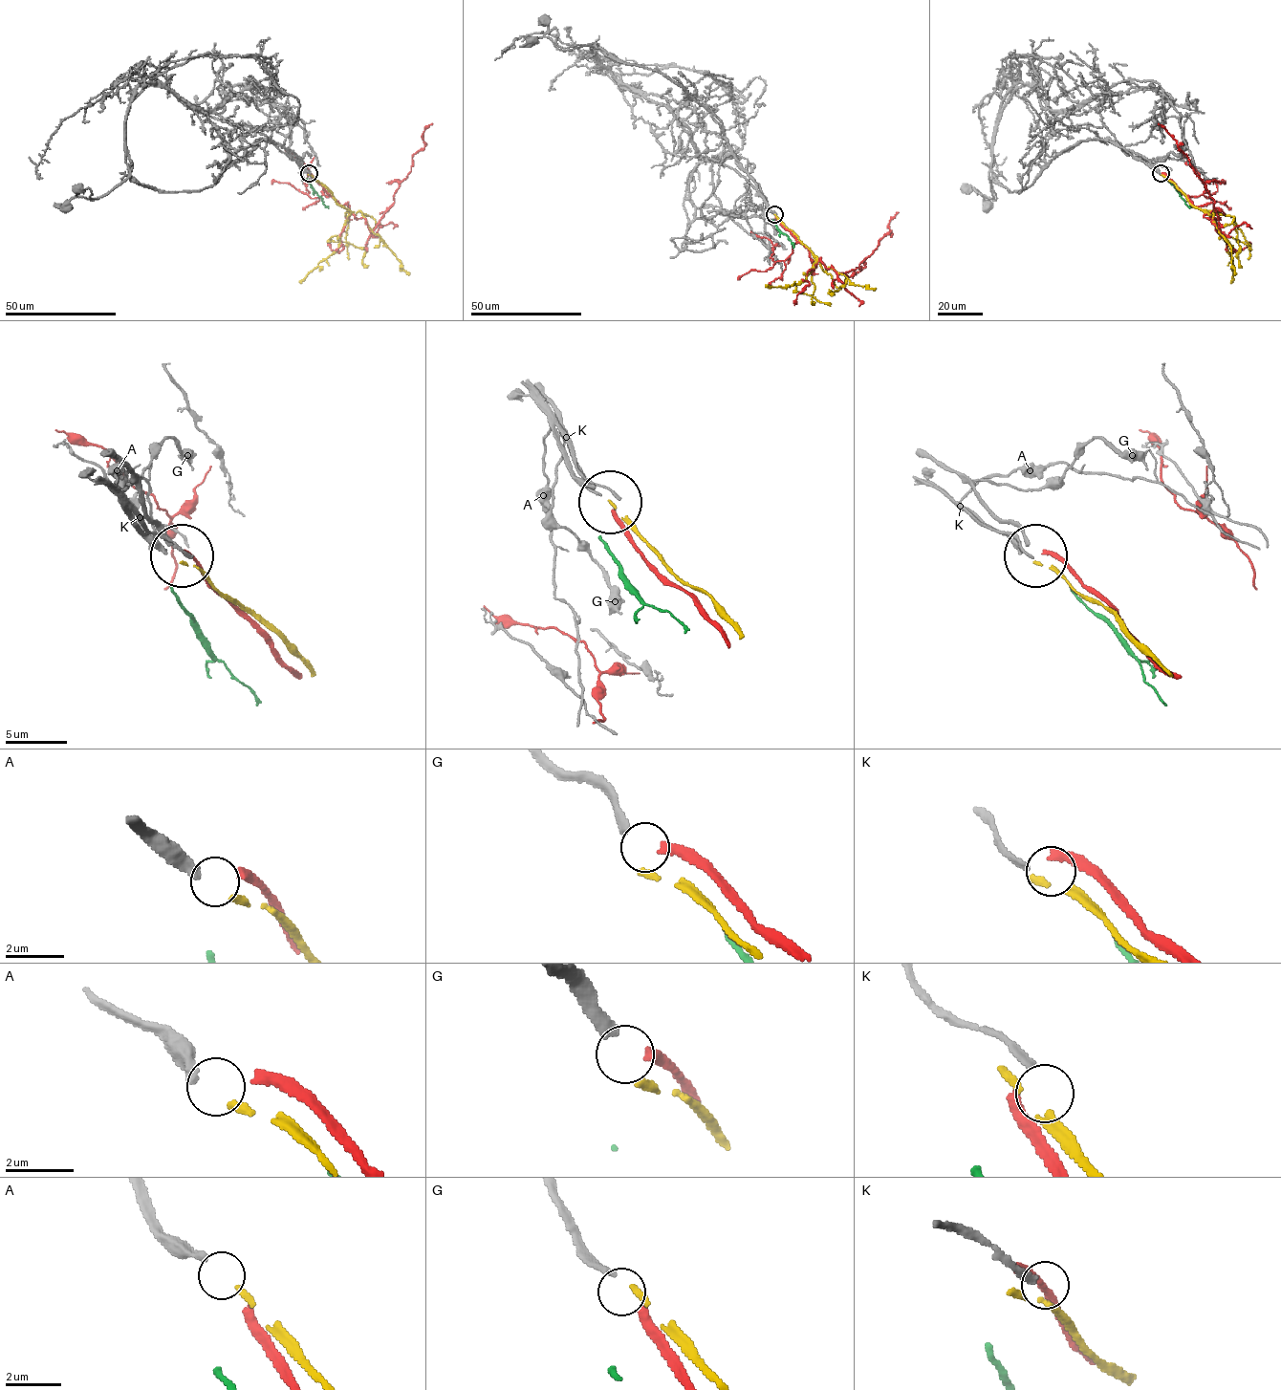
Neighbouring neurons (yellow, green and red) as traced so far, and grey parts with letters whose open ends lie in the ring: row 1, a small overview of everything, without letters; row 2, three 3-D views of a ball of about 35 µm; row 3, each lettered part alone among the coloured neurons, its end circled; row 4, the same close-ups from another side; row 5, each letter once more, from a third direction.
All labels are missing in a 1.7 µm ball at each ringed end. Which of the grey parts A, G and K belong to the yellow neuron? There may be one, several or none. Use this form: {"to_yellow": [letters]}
{"to_yellow": ["A"]}

